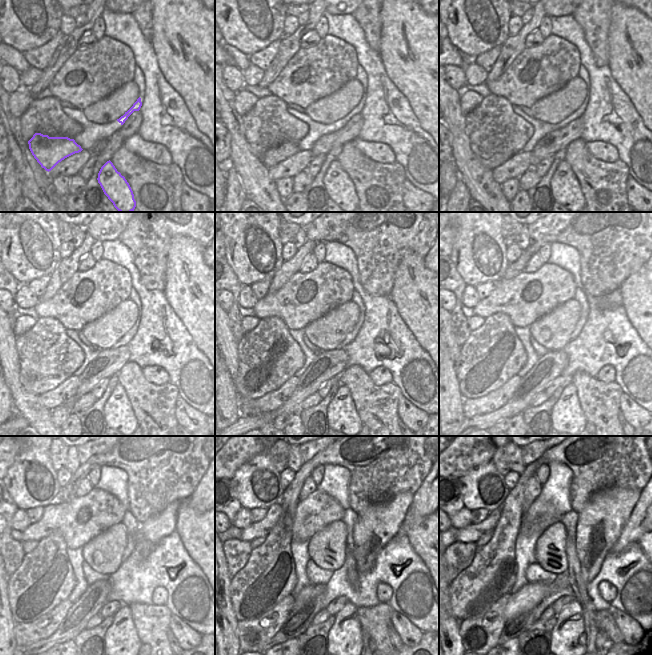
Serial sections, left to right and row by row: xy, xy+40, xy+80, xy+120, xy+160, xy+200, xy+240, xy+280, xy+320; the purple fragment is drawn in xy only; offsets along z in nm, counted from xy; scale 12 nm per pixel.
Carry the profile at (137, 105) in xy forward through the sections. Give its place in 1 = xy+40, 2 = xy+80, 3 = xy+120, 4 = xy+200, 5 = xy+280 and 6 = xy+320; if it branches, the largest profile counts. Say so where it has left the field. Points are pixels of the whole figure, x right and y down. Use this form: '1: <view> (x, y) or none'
1: xy+40 (359, 107)
2: xy+80 (580, 110)
3: xy+120 (129, 335)
4: xy+200 (581, 322)
5: xy+280 (350, 562)
6: xy+320 (568, 637)

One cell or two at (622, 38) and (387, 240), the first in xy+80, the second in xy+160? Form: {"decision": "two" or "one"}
{"decision": "two"}

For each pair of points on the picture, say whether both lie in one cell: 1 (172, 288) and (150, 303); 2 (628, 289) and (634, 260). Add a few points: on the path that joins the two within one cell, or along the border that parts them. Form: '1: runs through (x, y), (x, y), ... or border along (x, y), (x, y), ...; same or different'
1: border along (162, 291), (168, 304), (176, 314); different
2: border along (641, 267), (630, 274), (618, 287); different

